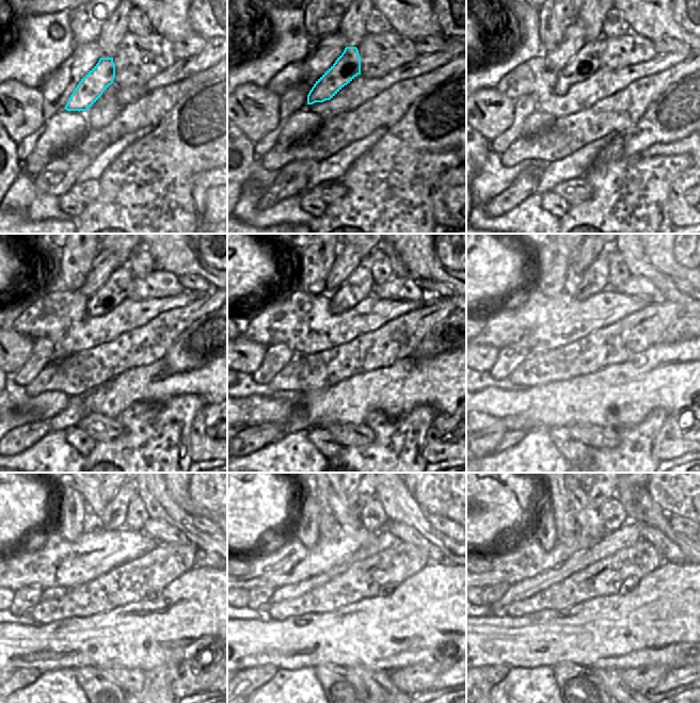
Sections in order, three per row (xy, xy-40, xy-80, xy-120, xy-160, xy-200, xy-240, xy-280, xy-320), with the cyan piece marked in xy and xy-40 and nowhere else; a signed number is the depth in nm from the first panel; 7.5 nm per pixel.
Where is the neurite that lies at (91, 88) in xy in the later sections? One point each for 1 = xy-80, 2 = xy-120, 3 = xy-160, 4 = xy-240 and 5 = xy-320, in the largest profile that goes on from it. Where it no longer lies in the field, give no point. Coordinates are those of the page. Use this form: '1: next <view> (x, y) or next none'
1: next xy-80 (588, 60)
2: next xy-120 (117, 287)
3: next xy-160 (358, 286)
4: next xy-240 (113, 517)
5: next xy-320 (597, 494)

